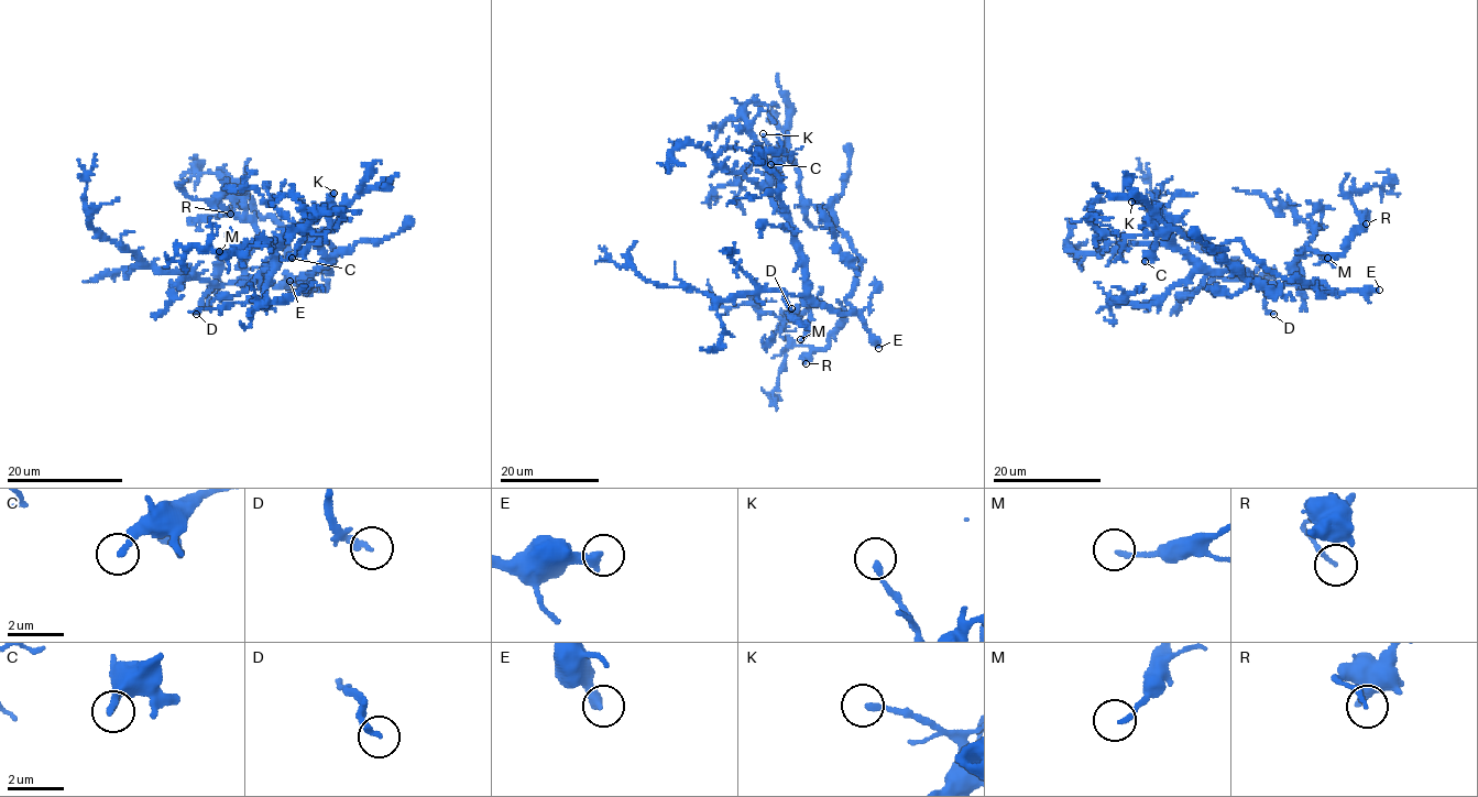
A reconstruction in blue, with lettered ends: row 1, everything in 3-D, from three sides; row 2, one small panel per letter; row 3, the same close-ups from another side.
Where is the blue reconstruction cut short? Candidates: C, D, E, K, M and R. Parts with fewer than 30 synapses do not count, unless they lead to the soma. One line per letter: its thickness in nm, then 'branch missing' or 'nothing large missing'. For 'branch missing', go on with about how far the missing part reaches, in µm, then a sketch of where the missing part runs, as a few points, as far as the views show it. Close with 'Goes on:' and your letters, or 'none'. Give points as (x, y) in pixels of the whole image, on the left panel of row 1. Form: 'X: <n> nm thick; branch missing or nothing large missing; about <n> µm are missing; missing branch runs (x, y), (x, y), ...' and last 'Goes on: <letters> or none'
C: 200 nm thick; nothing large missing
D: 240 nm thick; nothing large missing
E: 400 nm thick; branch missing; about 50 µm are missing; missing branch runs (289, 281), (306, 265), (310, 269), (316, 237), (308, 224), (298, 221), (298, 183), (284, 173), (282, 163)
K: 190 nm thick; nothing large missing
M: 160 nm thick; nothing large missing
R: 170 nm thick; nothing large missing
Goes on: E

